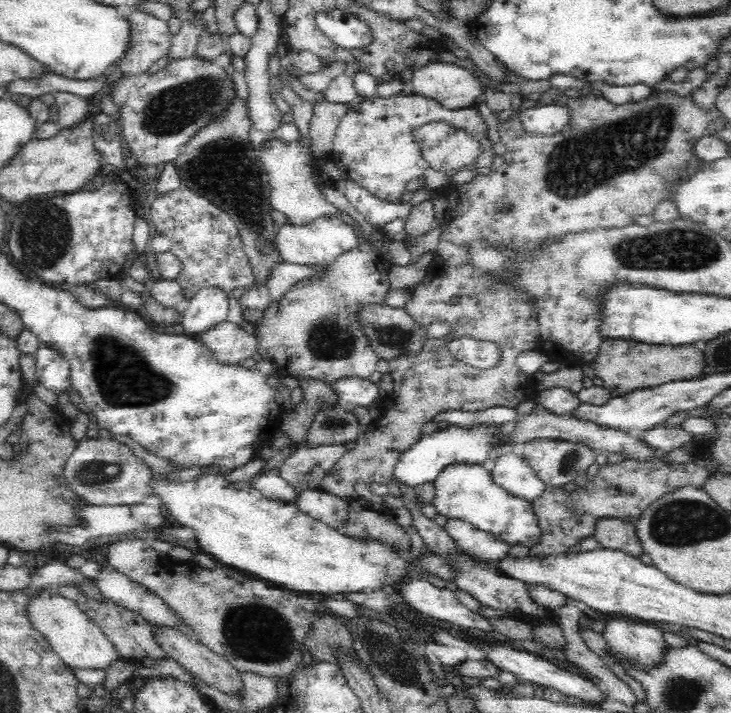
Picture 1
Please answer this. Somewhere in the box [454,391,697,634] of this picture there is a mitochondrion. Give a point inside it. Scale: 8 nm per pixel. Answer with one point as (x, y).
(571, 459)

